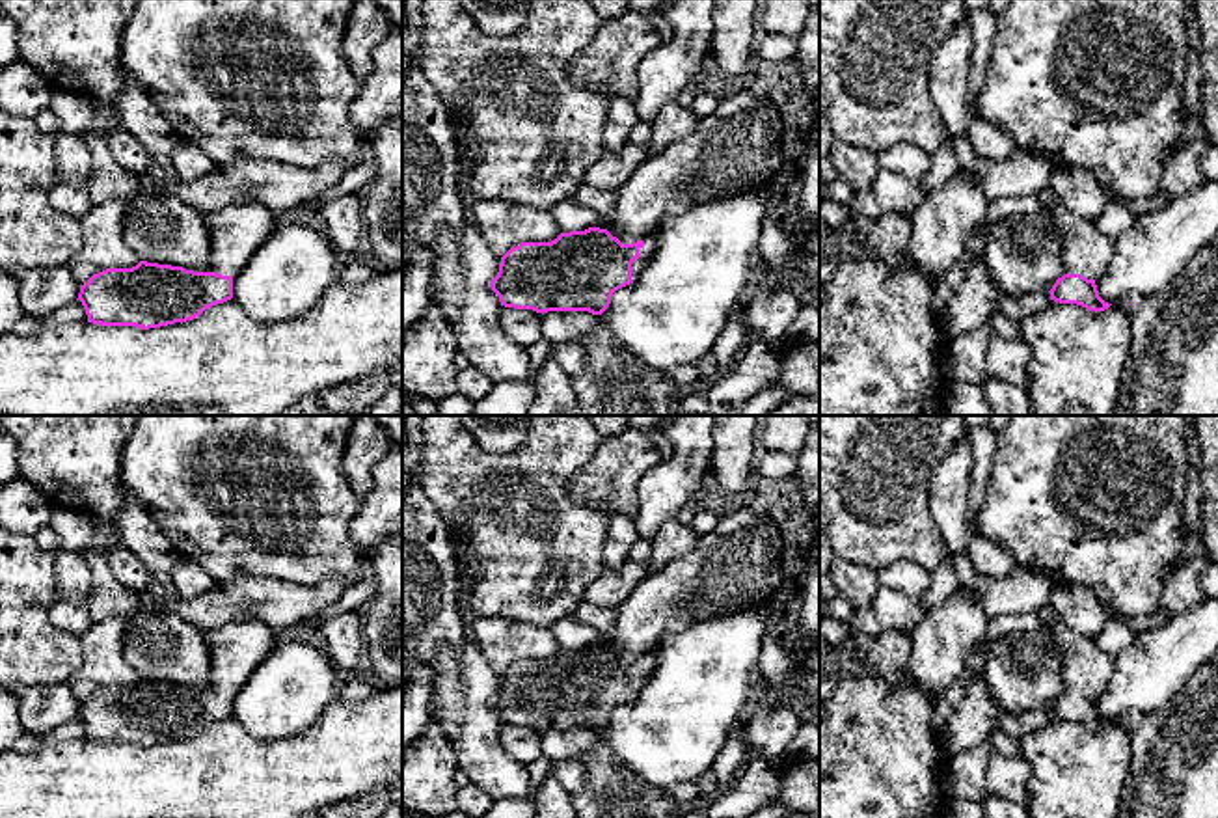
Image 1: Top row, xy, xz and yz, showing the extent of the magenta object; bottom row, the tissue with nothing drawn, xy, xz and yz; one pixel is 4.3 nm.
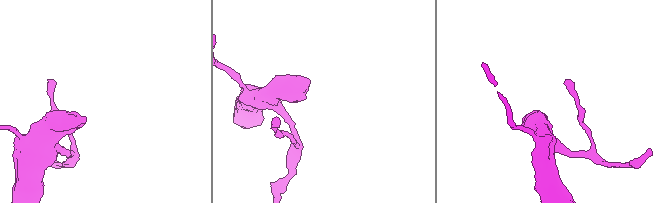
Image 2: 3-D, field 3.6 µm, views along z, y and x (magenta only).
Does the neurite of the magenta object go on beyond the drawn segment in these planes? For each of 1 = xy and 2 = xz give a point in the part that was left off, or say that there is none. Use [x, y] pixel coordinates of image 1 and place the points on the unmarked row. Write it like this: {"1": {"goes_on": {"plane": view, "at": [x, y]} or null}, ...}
{"1": {"goes_on": {"plane": "xy", "at": [237, 647]}}, "2": {"goes_on": {"plane": "xz", "at": [637, 682]}}}

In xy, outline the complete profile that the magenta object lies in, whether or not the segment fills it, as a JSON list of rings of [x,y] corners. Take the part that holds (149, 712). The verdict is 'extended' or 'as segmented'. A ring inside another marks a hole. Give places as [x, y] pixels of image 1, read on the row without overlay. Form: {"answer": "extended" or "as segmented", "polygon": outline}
{"answer": "extended", "polygon": [[[255,619],[231,620],[207,634],[210,650],[210,689],[140,678],[132,686],[106,686],[80,702],[78,716],[88,740],[101,743],[136,743],[142,747],[186,740],[205,727],[233,716],[233,695],[251,671],[277,645],[277,634]]]}

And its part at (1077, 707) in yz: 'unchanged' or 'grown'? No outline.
grown

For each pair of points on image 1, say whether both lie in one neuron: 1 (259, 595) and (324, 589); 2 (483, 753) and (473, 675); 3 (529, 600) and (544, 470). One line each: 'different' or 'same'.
1: same
2: same
3: same

